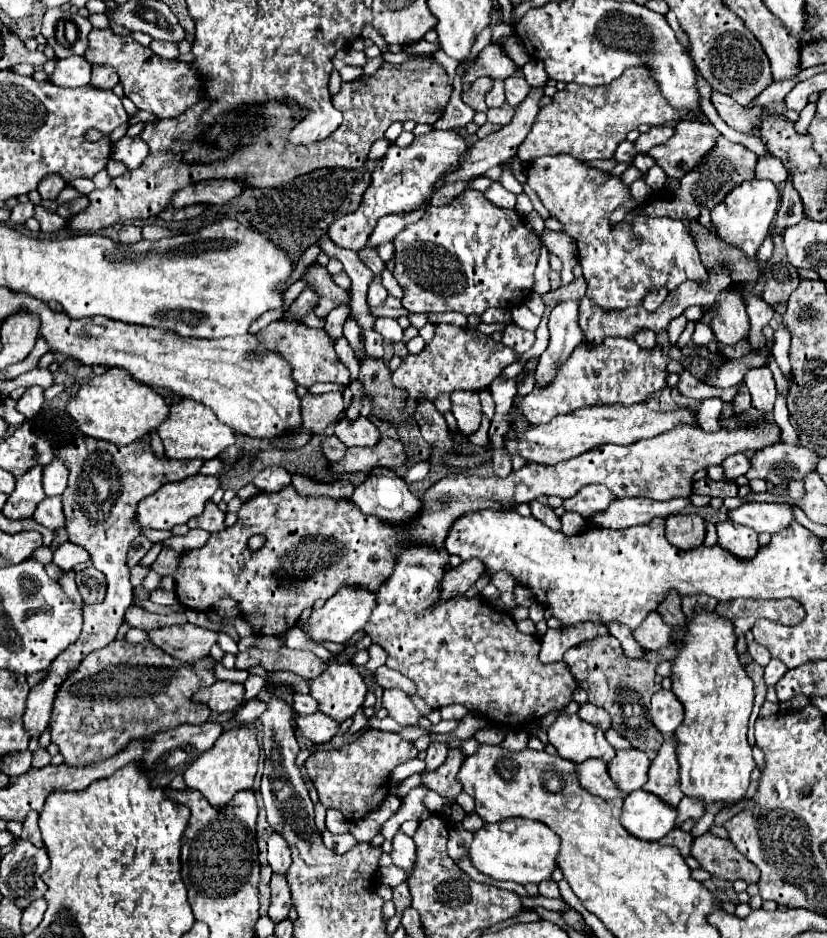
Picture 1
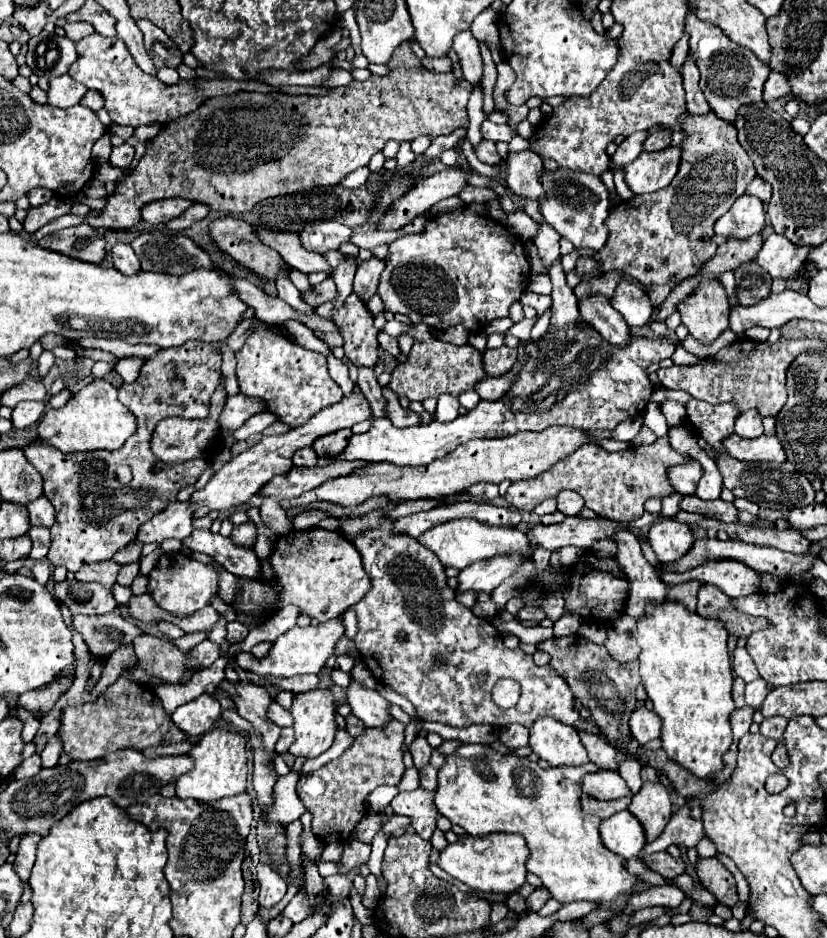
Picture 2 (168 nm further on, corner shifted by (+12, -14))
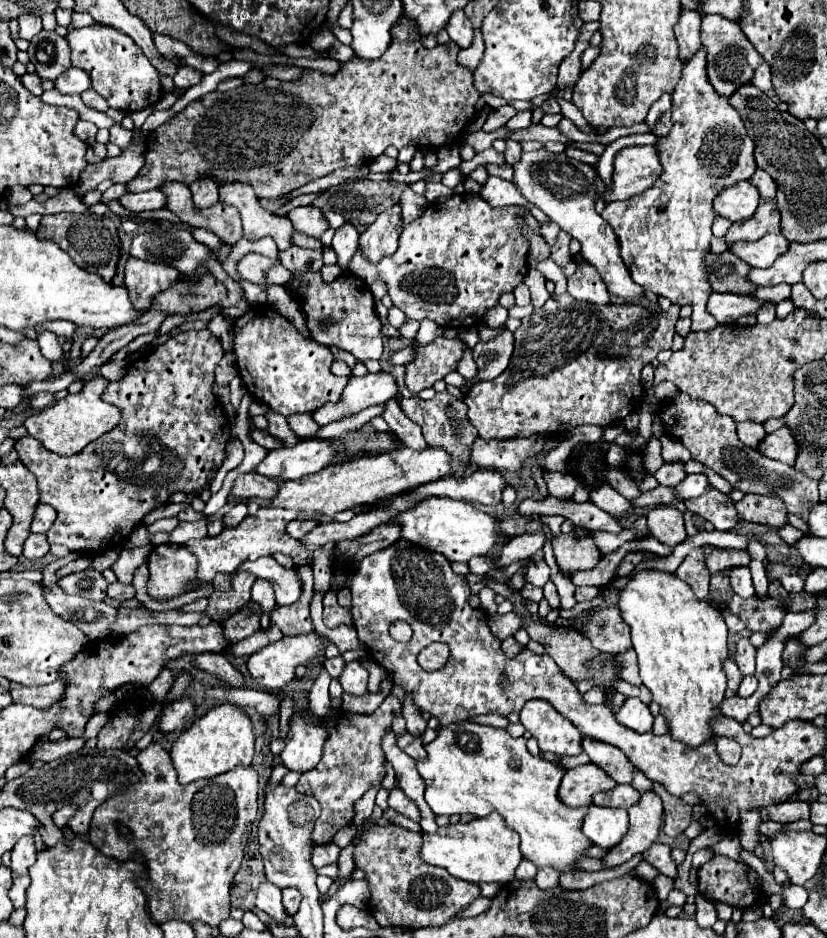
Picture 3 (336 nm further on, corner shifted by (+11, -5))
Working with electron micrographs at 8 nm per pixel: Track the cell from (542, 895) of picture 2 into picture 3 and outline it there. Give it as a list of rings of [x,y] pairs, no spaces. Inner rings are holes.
[[[544,867],[544,869],[538,869],[538,875],[536,875],[536,885],[540,889],[550,889],[550,887],[556,887],[558,885],[558,871],[554,871],[552,867]]]

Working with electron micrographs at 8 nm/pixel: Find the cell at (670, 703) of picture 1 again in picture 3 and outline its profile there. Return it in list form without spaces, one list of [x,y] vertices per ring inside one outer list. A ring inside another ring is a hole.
[[[628,697],[626,703],[616,711],[616,719],[622,725],[626,725],[638,733],[652,731],[652,723],[654,723],[654,717],[652,717],[648,705],[642,703],[638,697]]]

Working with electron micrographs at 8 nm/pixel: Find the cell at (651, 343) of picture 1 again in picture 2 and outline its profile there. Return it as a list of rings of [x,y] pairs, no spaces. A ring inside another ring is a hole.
[[[593,292],[587,298],[579,300],[579,314],[581,320],[591,324],[611,344],[625,346],[629,342],[629,326],[625,324],[625,320],[621,320],[621,314],[603,294]]]

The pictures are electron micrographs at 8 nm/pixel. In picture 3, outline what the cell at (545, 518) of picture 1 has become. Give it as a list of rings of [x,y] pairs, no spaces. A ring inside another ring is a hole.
[[[536,561],[528,565],[528,573],[526,573],[526,581],[538,587],[544,587],[544,583],[550,579],[550,567],[546,565],[546,561]]]

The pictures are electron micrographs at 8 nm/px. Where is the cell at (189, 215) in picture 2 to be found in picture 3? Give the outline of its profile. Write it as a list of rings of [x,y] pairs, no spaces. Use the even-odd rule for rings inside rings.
[[[210,177],[194,181],[190,185],[190,191],[192,191],[194,207],[198,207],[198,209],[212,207],[212,205],[216,205],[220,201],[220,197],[218,197],[218,185]]]

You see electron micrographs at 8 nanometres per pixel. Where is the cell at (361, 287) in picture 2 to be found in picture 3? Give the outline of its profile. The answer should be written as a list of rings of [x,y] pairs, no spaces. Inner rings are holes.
[[[394,205],[378,215],[378,219],[360,235],[360,251],[370,263],[378,263],[382,257],[392,255],[398,247],[402,231],[400,207]]]

